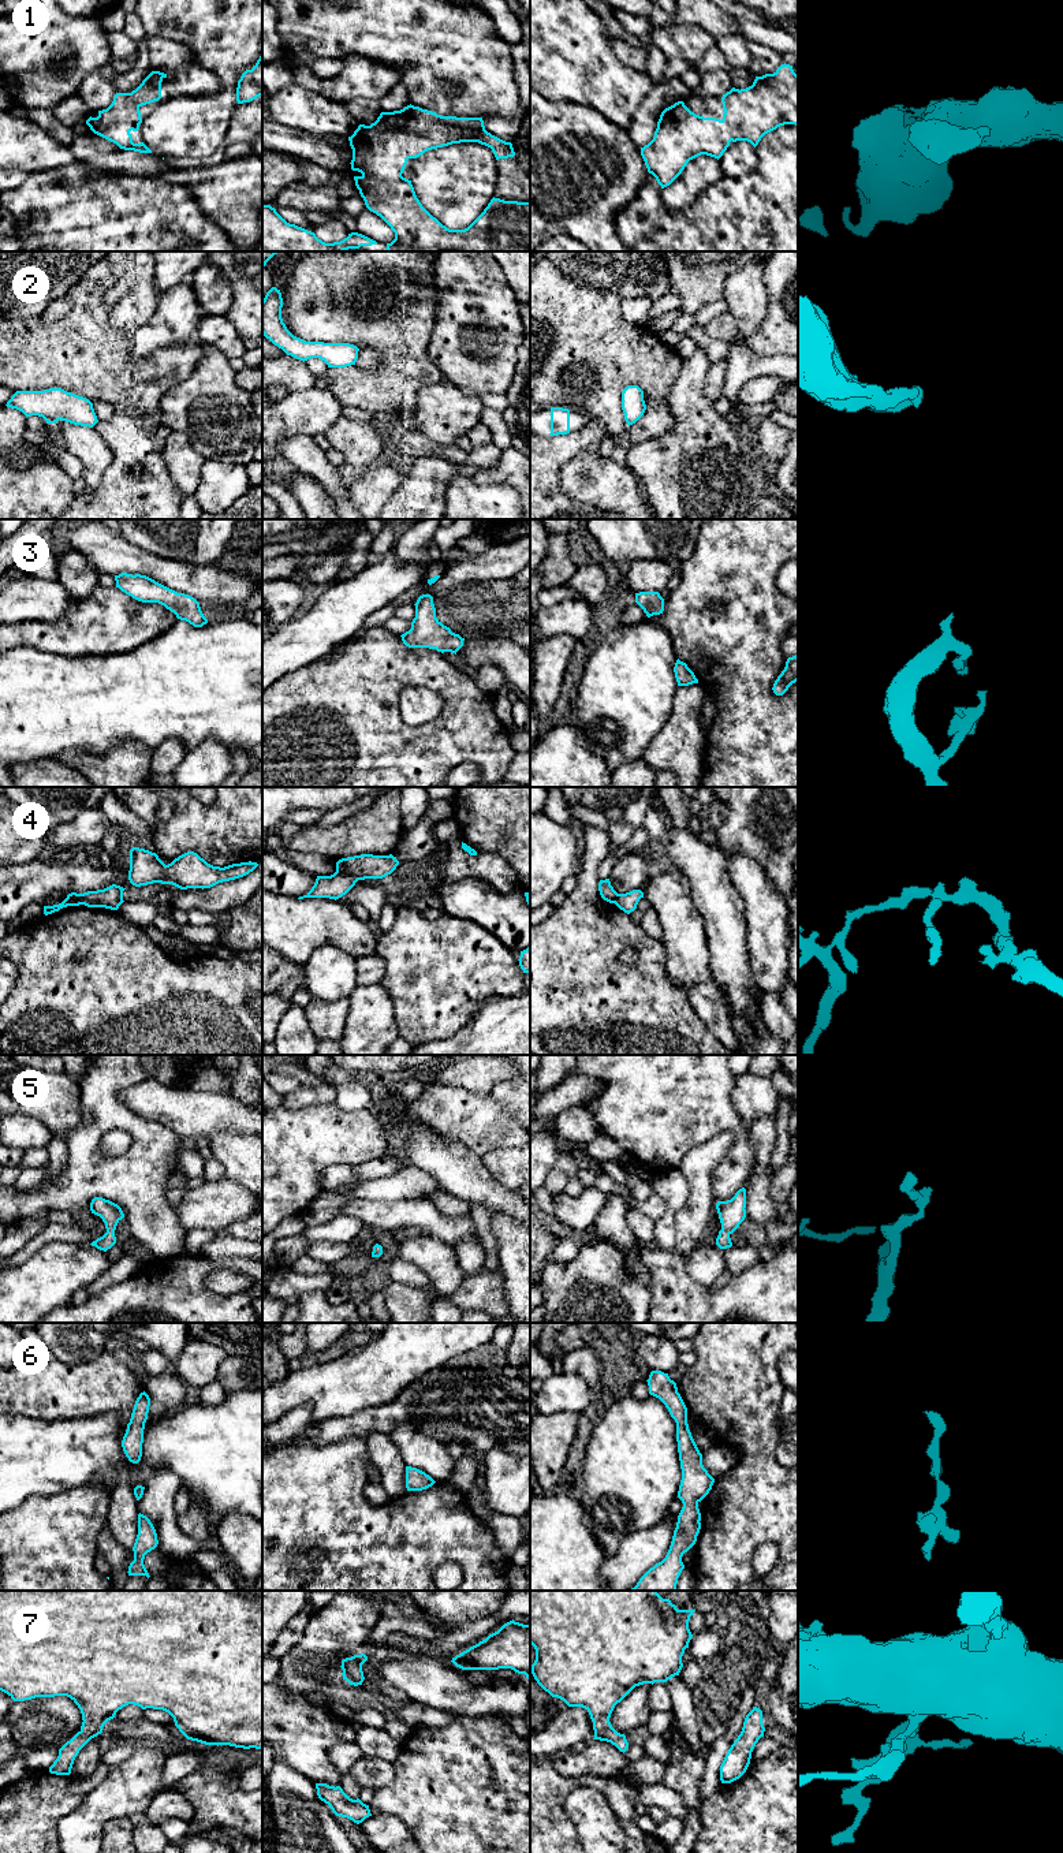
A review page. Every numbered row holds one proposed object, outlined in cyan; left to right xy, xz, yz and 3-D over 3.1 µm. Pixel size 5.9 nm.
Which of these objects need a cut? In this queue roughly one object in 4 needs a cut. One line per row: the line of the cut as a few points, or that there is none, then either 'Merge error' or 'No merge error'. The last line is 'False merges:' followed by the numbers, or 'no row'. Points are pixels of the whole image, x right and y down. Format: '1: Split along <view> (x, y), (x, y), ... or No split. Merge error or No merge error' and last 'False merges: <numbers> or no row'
1: No split. No merge error
2: No split. No merge error
3: No split. No merge error
4: Split along xz (336, 871), (351, 875), (357, 880). Merge error
5: No split. No merge error
6: No split. No merge error
7: No split. No merge error
False merges: 4

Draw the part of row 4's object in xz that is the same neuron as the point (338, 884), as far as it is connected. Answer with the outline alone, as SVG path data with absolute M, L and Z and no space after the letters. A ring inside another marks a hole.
M335 872L331 876L317 876L314 886L312 890L298 899L303 898L329 898L339 899L346 895L358 880L353 876L347 876L344 873Z

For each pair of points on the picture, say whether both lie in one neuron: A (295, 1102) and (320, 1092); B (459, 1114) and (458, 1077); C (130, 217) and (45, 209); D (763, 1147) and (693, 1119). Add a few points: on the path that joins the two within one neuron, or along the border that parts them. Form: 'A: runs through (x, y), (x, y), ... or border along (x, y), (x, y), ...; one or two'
A: runs through (301, 1097), (314, 1095); one
B: border along (428, 1080), (459, 1085), (474, 1093), (489, 1093); two
C: runs through (109, 217), (66, 217); one
D: border along (746, 1123), (754, 1155), (754, 1169), (750, 1175); two

